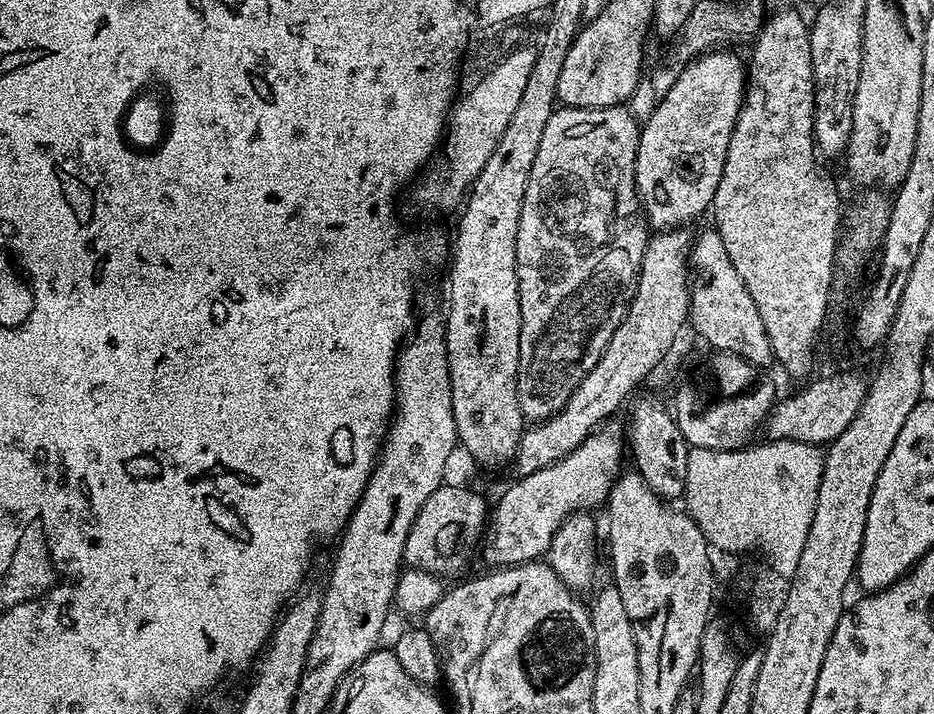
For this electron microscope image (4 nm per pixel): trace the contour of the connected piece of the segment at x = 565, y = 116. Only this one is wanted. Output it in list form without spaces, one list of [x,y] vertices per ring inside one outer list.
[[[560,106],[553,111],[552,117],[546,122],[546,130],[542,130],[542,142],[538,142],[538,154],[534,158],[534,166],[528,175],[528,185],[524,191],[524,200],[520,203],[520,217],[518,218],[518,238],[516,239],[516,277],[518,278],[518,298],[520,299],[520,357],[518,358],[518,374],[516,375],[516,389],[518,390],[518,402],[524,415],[525,421],[543,422],[551,419],[554,410],[559,409],[569,400],[580,383],[588,377],[598,366],[598,362],[604,356],[606,346],[614,338],[614,330],[623,322],[624,316],[628,313],[628,306],[631,304],[634,294],[636,293],[636,283],[640,281],[640,267],[644,252],[648,249],[650,239],[650,225],[644,215],[644,209],[640,202],[640,197],[636,191],[636,155],[638,154],[638,142],[640,141],[641,125],[636,124],[636,120],[627,112],[627,107],[617,106],[614,108],[569,108]]]

